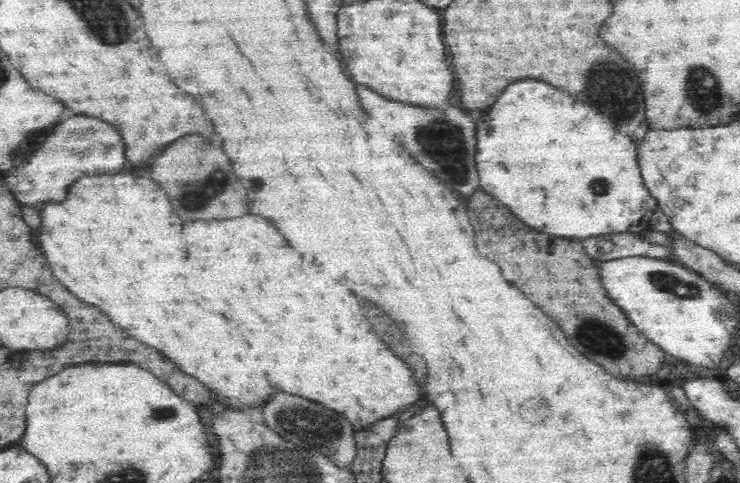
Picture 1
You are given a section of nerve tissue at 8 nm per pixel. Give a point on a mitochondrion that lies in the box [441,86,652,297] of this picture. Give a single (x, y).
(600, 185)

